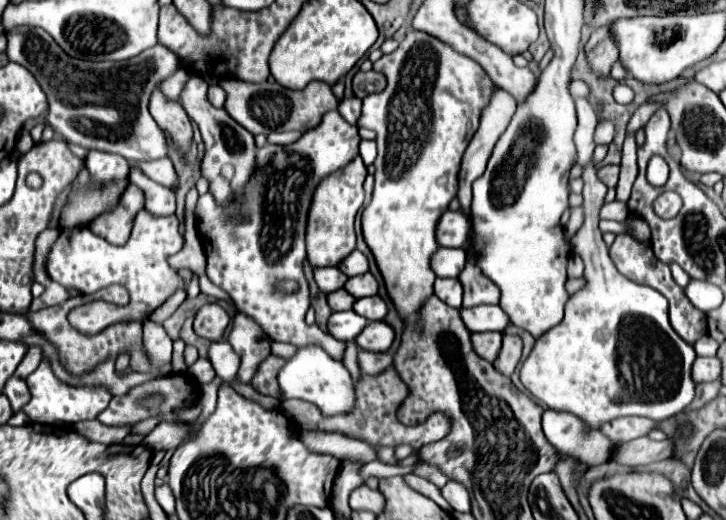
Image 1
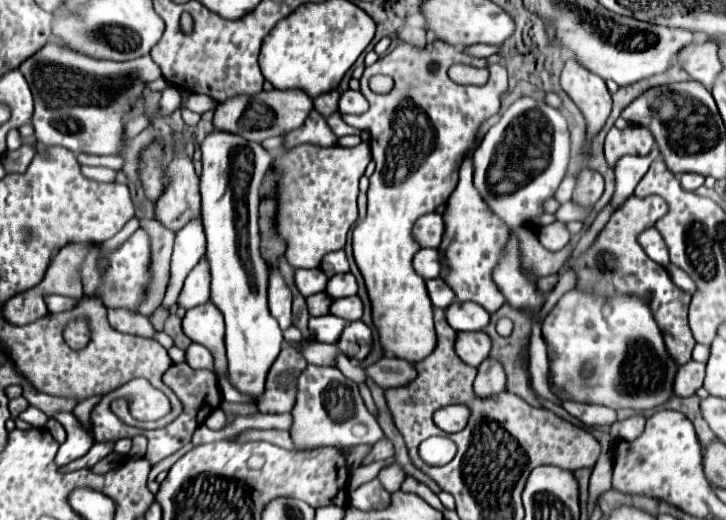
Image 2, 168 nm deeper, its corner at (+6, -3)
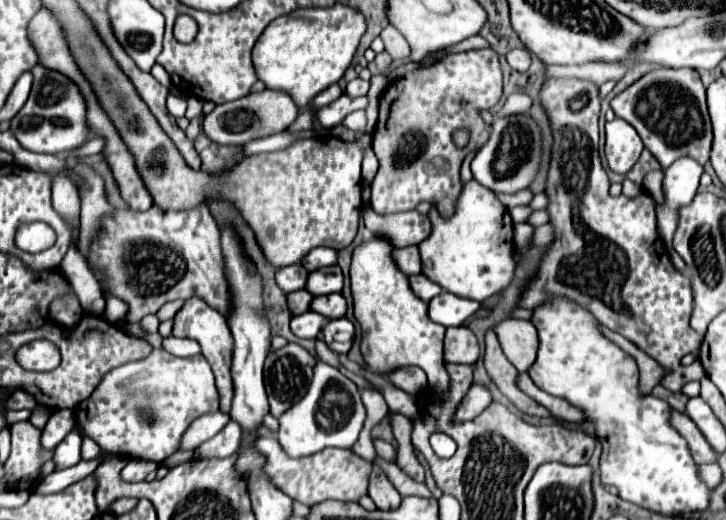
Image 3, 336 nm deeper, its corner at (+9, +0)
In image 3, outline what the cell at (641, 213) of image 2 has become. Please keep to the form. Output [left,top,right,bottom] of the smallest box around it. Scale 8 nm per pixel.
[519,77,703,391]

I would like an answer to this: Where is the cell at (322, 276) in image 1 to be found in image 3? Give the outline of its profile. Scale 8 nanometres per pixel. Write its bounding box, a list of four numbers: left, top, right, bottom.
[275,265,309,293]

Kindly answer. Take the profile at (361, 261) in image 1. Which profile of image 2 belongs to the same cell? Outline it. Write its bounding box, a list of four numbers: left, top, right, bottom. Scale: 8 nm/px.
[320,250,348,278]

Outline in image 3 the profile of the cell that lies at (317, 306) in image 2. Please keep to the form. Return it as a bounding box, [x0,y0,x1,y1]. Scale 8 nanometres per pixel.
[287,291,313,315]

